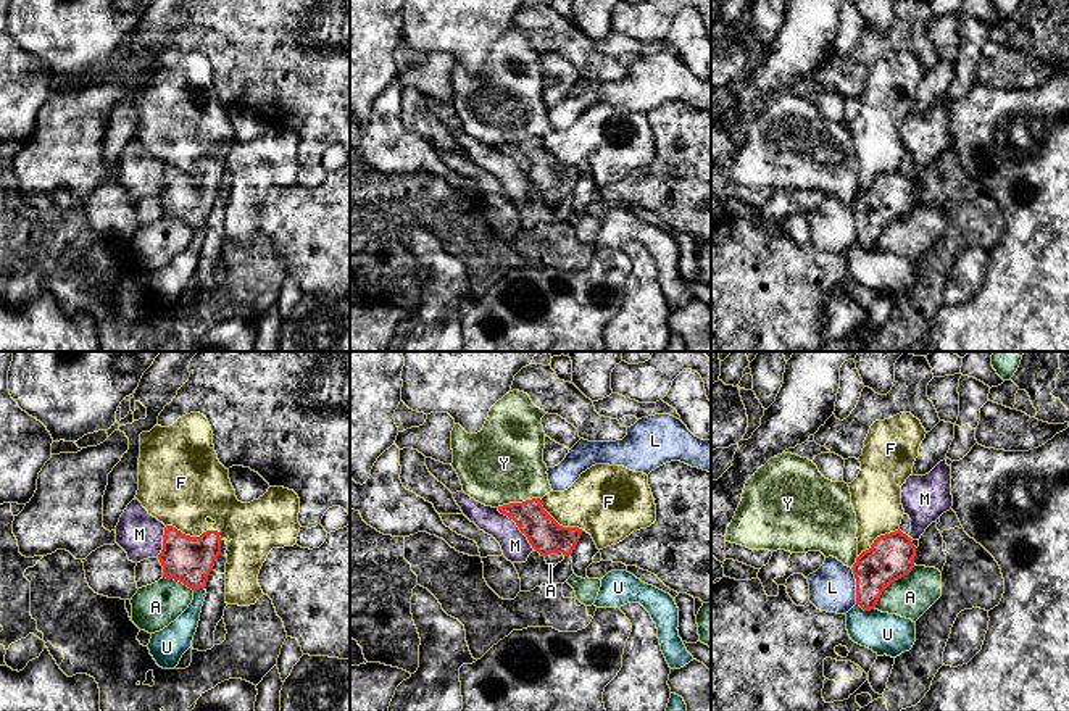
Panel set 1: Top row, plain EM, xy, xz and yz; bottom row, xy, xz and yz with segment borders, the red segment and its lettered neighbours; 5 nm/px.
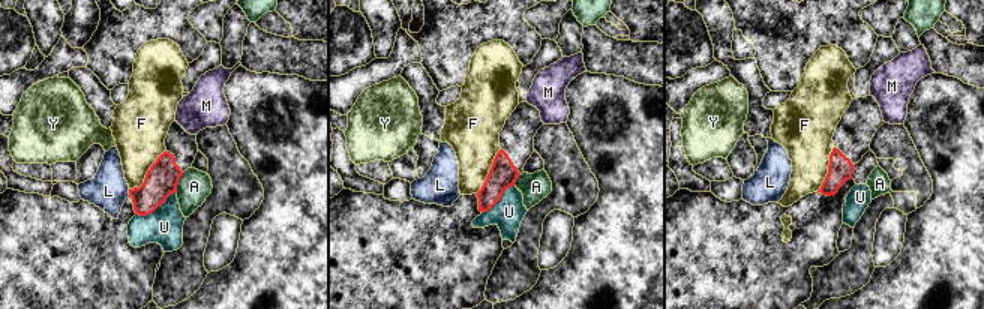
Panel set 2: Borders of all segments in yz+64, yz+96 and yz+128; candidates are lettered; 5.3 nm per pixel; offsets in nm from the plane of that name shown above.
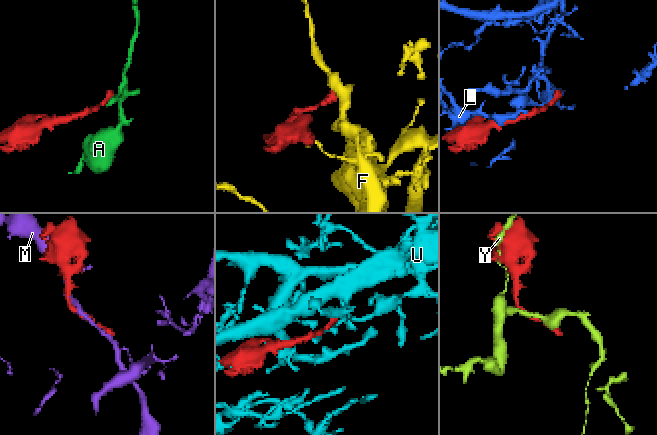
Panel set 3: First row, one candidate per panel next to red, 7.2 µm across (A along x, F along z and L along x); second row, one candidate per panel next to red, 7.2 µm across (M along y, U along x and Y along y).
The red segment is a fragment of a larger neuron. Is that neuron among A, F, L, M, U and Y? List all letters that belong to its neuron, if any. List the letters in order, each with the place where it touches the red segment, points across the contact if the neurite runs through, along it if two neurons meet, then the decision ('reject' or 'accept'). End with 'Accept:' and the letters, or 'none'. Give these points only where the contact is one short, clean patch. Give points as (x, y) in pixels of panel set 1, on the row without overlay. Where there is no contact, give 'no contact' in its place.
A: meets red in yz at (892, 220); reject
F: meets red in xy at (195, 176); reject
L: meets red in yz at (856, 224); reject
M: meets red in xz at (518, 165); reject
U: meets red in yz at (866, 249); reject
Y: meets red in xz at (518, 142); reject
Accept: none

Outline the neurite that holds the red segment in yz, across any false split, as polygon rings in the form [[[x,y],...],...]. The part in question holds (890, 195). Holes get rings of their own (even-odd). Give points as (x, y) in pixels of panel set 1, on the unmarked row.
[[[903,153],[900,168],[874,179],[853,203],[856,218],[856,243],[864,250],[876,247],[882,231],[914,206],[919,179],[909,176],[911,158]]]

